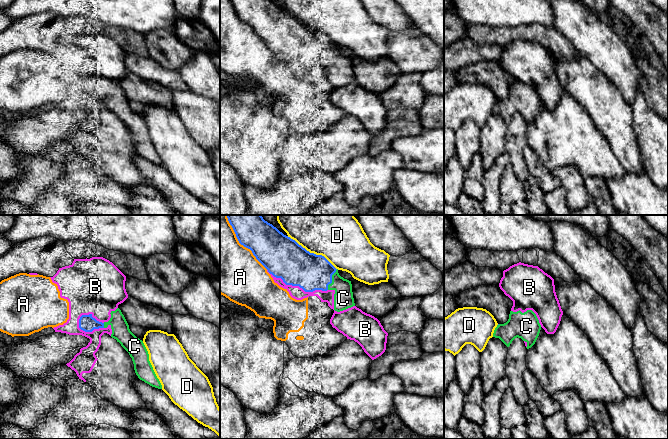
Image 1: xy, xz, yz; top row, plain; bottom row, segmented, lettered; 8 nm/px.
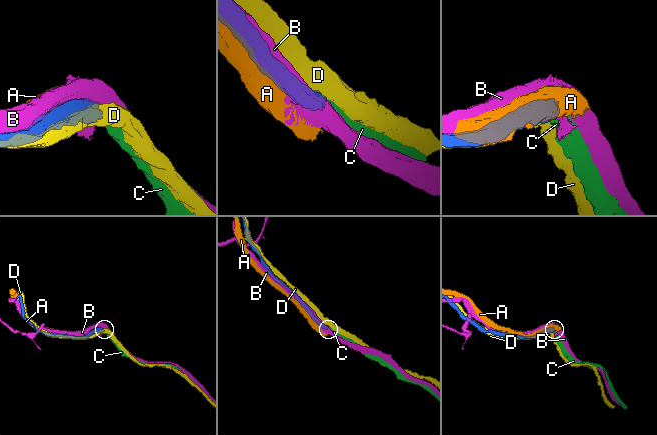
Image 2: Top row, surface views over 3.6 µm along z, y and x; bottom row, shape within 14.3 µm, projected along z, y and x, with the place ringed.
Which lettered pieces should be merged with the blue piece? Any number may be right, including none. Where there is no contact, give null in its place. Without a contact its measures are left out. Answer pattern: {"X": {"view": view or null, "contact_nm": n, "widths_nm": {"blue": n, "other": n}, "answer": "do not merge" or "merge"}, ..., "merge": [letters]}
{"A": {"view": "xz", "contact_nm": 480, "widths_nm": {"blue": 300, "other": 460}, "answer": "do not merge"}, "B": {"view": "xz", "contact_nm": 500, "widths_nm": {"blue": 320, "other": 100}, "answer": "do not merge"}, "C": {"view": "xz", "contact_nm": 190, "widths_nm": {"blue": 300, "other": 160}, "answer": "merge"}, "D": {"view": "xz", "contact_nm": 480, "widths_nm": {"blue": 320, "other": 340}, "answer": "do not merge"}, "merge": ["C"]}

